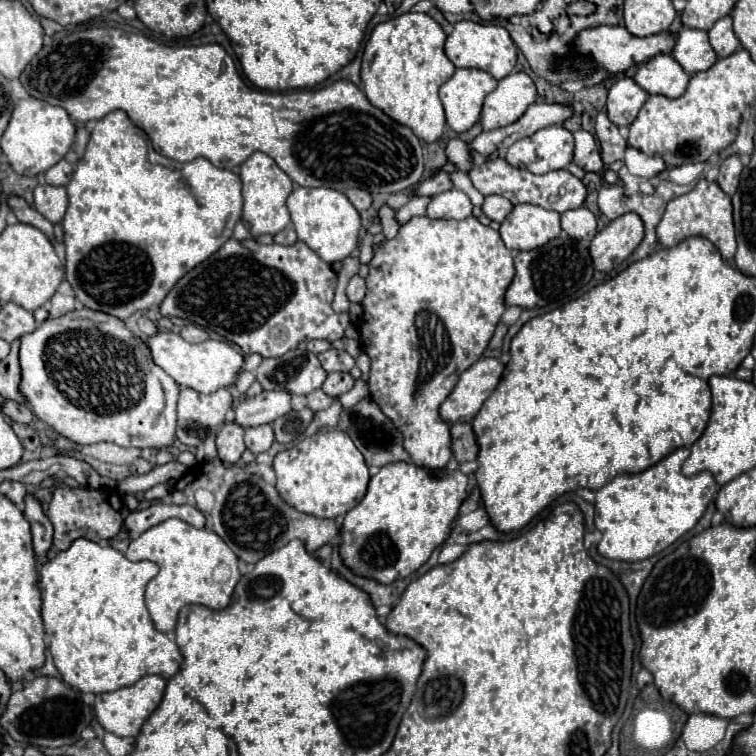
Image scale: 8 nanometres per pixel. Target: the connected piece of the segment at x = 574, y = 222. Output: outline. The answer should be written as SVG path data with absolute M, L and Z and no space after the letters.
M585 206L561 214L561 228L575 240L591 240L597 234L597 220Z

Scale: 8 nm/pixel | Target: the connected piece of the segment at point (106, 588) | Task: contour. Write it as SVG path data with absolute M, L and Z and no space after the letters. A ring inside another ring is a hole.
M77 538L67 550L59 552L39 568L37 588L41 592L41 618L45 624L47 648L51 650L63 682L79 692L101 694L131 686L147 674L157 674L167 680L173 672L177 672L181 666L181 652L167 634L153 626L143 602L145 586L157 576L157 572L159 568L155 562L131 562L119 550L101 546L87 538Z

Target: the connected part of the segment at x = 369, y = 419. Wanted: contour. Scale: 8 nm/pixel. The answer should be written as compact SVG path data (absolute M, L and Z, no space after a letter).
M365 398L353 408L343 408L339 418L339 430L347 432L357 450L363 454L367 466L385 466L391 462L407 462L409 454L403 448L403 434L395 428L395 424L381 412L381 408L371 400Z

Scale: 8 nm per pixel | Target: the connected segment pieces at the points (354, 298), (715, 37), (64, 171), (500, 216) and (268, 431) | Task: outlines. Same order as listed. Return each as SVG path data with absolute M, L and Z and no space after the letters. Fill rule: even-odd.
M353 276L347 286L347 298L351 302L361 302L365 296L365 280L361 276Z
M725 16L715 22L715 26L709 30L709 42L715 48L717 56L731 56L739 46L739 38L733 32L733 20L731 16Z
M61 160L45 172L45 180L51 186L65 186L71 180L71 174L73 174L73 164L69 164L67 160Z
M485 196L485 204L483 204L483 212L489 220L495 222L503 222L513 210L513 204L503 198L503 196Z
M261 424L261 426L245 428L245 446L247 446L253 454L267 452L267 450L271 448L273 440L275 440L275 436L273 436L271 424Z

